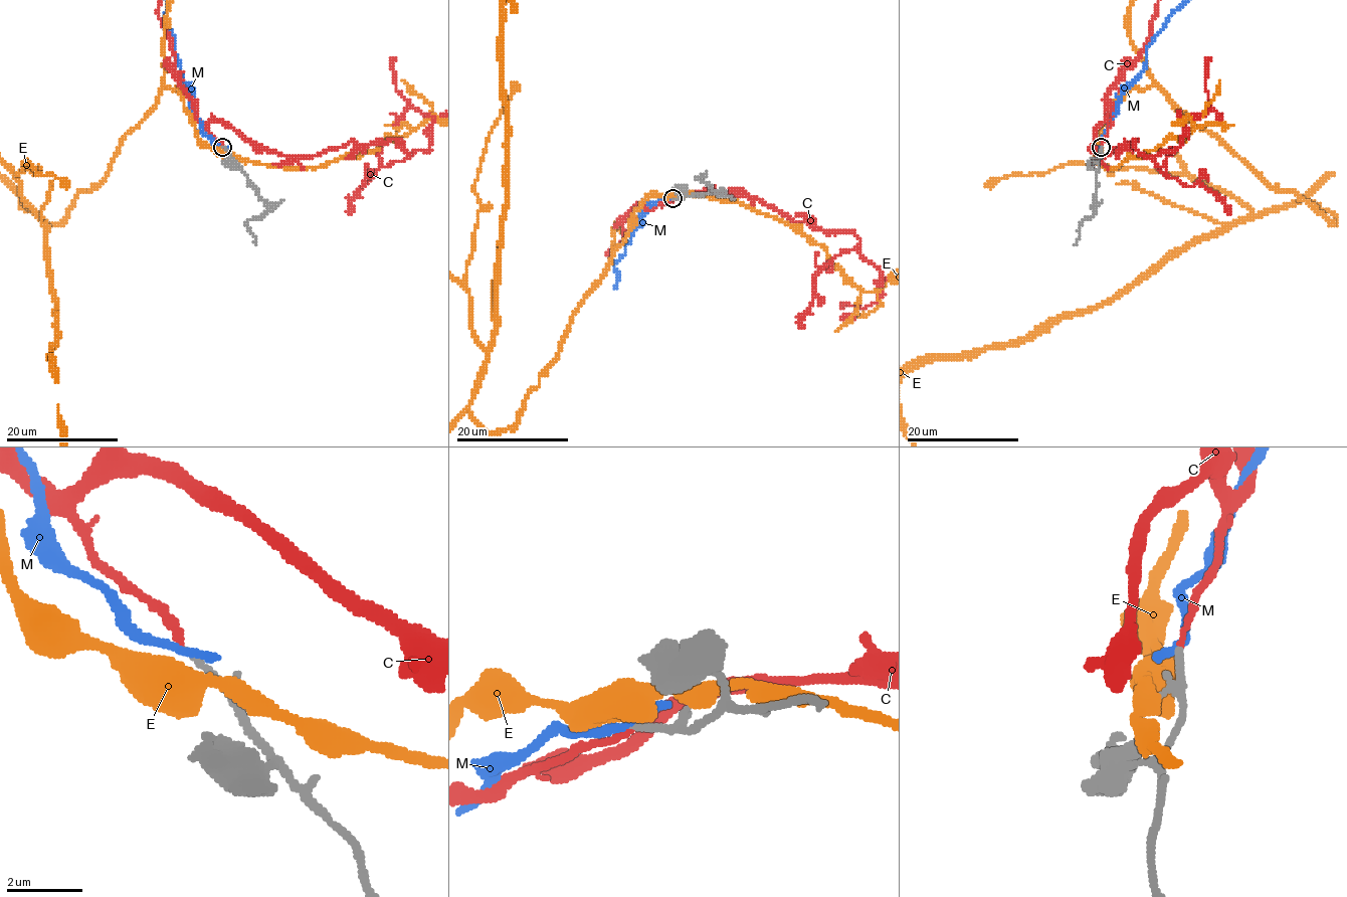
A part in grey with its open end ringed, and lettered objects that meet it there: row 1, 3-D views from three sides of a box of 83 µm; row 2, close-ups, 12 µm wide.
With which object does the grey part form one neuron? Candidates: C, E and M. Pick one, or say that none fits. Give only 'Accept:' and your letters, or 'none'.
Accept: C

